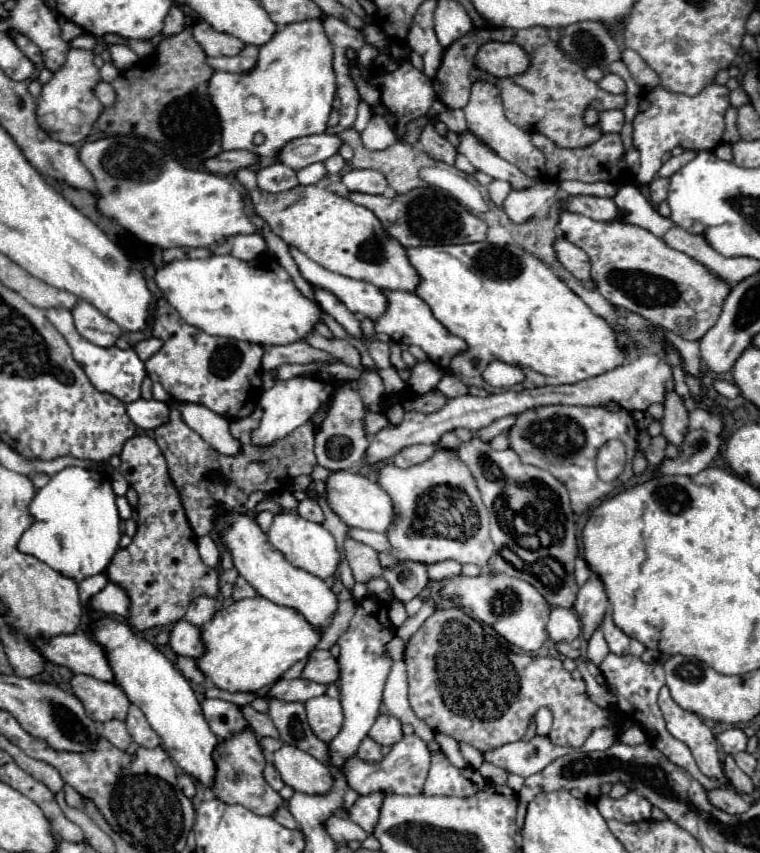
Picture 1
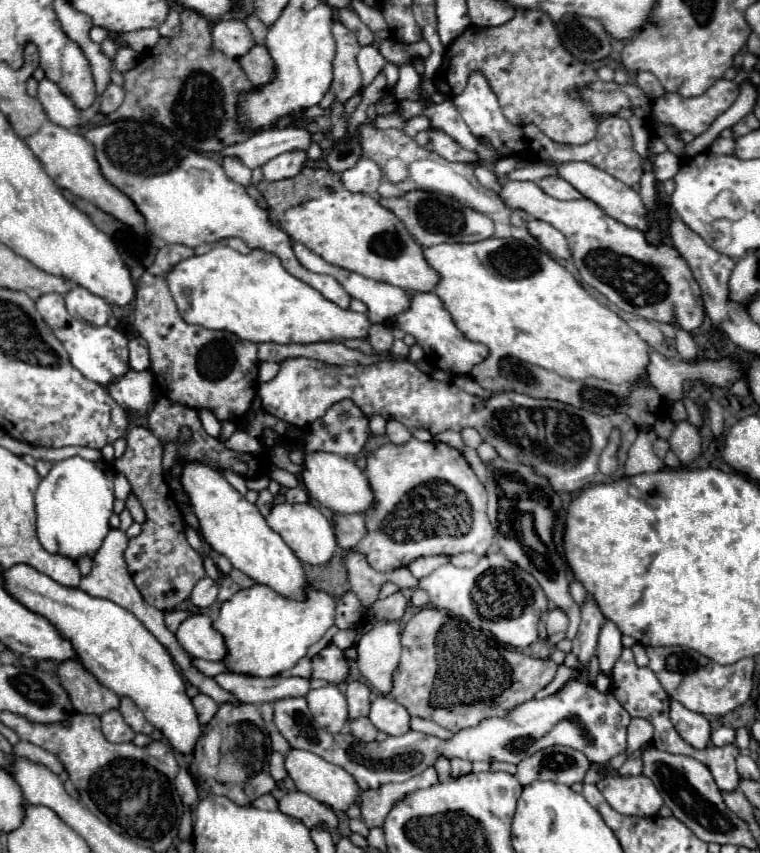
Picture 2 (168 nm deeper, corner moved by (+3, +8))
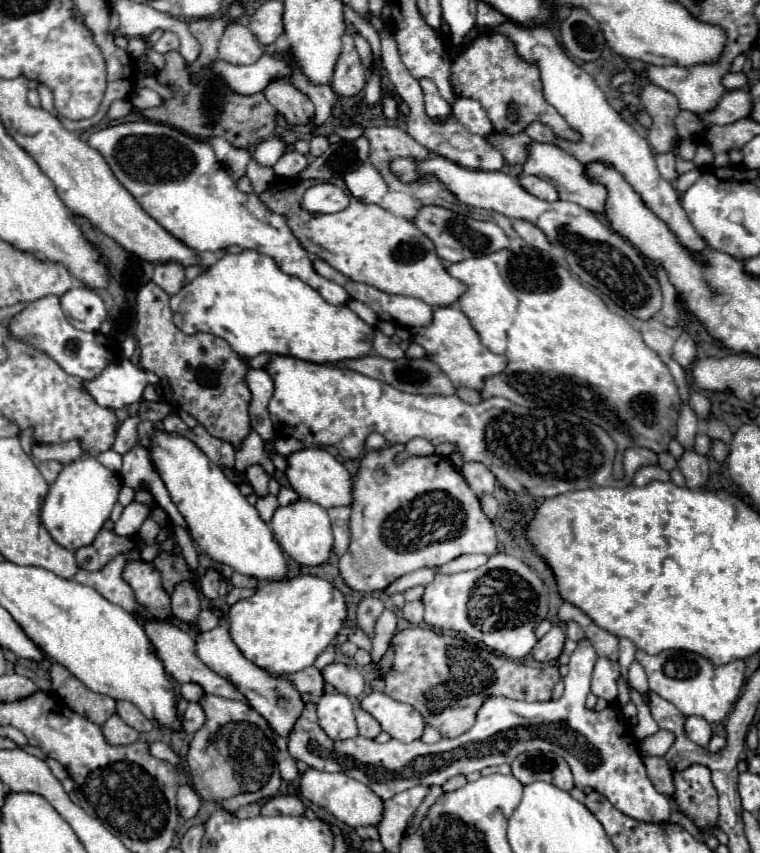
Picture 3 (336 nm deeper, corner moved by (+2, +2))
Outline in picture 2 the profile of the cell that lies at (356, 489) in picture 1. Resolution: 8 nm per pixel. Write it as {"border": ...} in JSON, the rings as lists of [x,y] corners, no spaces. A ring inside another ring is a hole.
{"border":[[[314,452],[306,454],[302,482],[310,494],[312,500],[318,504],[330,508],[338,514],[366,514],[370,508],[374,508],[374,492],[370,492],[370,484],[364,476],[364,472],[350,460],[338,454],[330,452]]]}

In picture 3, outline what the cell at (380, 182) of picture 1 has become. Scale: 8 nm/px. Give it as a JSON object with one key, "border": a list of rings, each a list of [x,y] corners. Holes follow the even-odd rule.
{"border":[[[361,164],[359,168],[345,174],[345,184],[349,192],[365,204],[381,204],[387,194],[387,184],[381,174],[371,164]]]}

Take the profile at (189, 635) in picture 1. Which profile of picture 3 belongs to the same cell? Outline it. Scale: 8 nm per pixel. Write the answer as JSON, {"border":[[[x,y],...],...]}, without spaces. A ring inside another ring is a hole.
{"border":[[[213,628],[209,632],[199,632],[195,636],[197,642],[197,656],[219,676],[223,676],[227,682],[231,682],[249,702],[249,706],[259,712],[269,726],[273,728],[275,734],[287,738],[287,734],[291,734],[295,722],[299,720],[299,714],[303,712],[303,698],[299,694],[299,690],[293,686],[293,682],[287,676],[271,676],[267,670],[255,666],[253,662],[249,662],[241,650],[235,646],[235,642],[229,636],[227,628]]]}

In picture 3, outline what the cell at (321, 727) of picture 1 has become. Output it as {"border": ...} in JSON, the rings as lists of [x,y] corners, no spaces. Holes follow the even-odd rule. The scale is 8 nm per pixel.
{"border":[[[323,694],[317,702],[317,716],[331,740],[349,740],[357,736],[353,704],[345,694]]]}

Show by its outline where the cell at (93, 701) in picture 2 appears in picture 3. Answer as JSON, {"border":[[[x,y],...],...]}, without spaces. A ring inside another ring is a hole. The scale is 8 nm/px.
{"border":[[[53,664],[49,670],[51,690],[59,696],[71,710],[89,718],[95,724],[103,724],[109,716],[115,714],[115,700],[105,694],[91,692],[83,682],[79,682],[69,670],[61,664]]]}

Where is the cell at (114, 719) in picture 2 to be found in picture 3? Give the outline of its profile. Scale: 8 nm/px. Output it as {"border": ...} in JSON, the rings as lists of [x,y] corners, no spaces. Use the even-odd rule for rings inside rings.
{"border":[[[113,714],[105,724],[103,724],[103,736],[109,744],[119,746],[119,744],[133,744],[139,738],[139,732],[131,726],[127,726],[117,714]]]}

